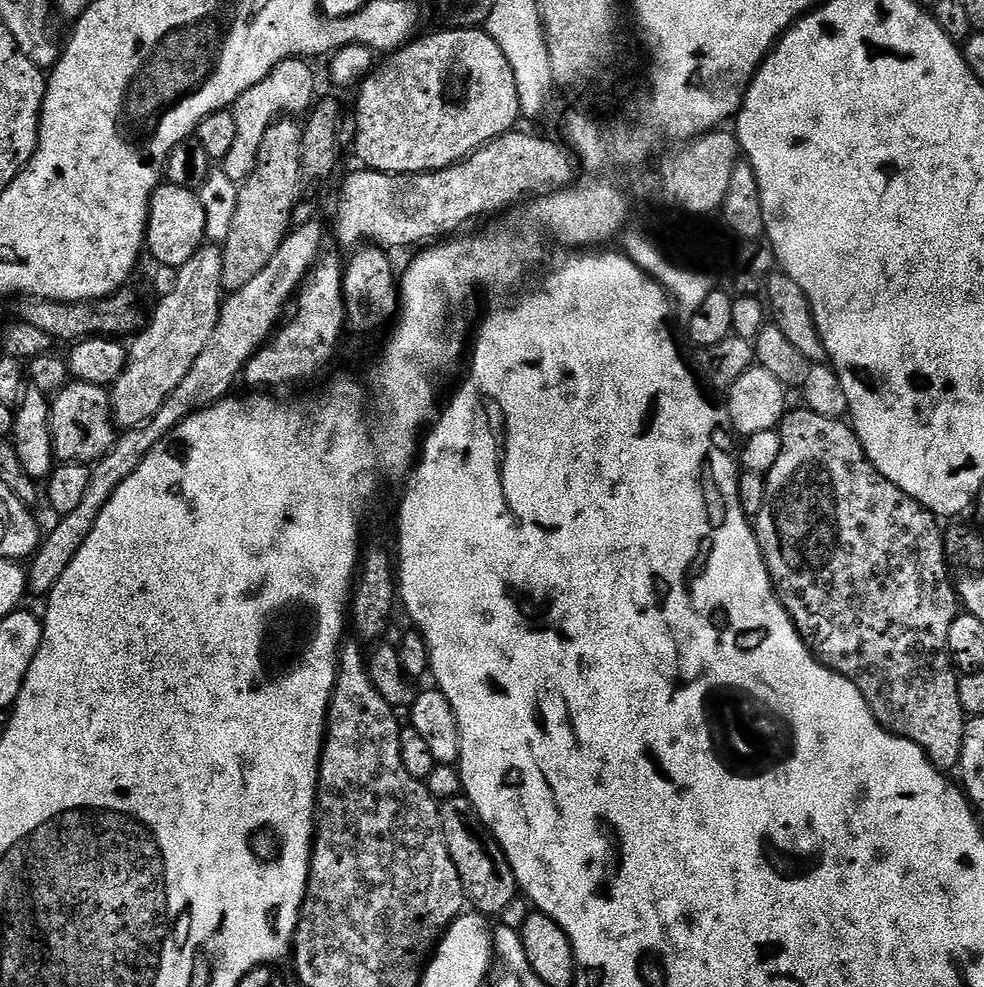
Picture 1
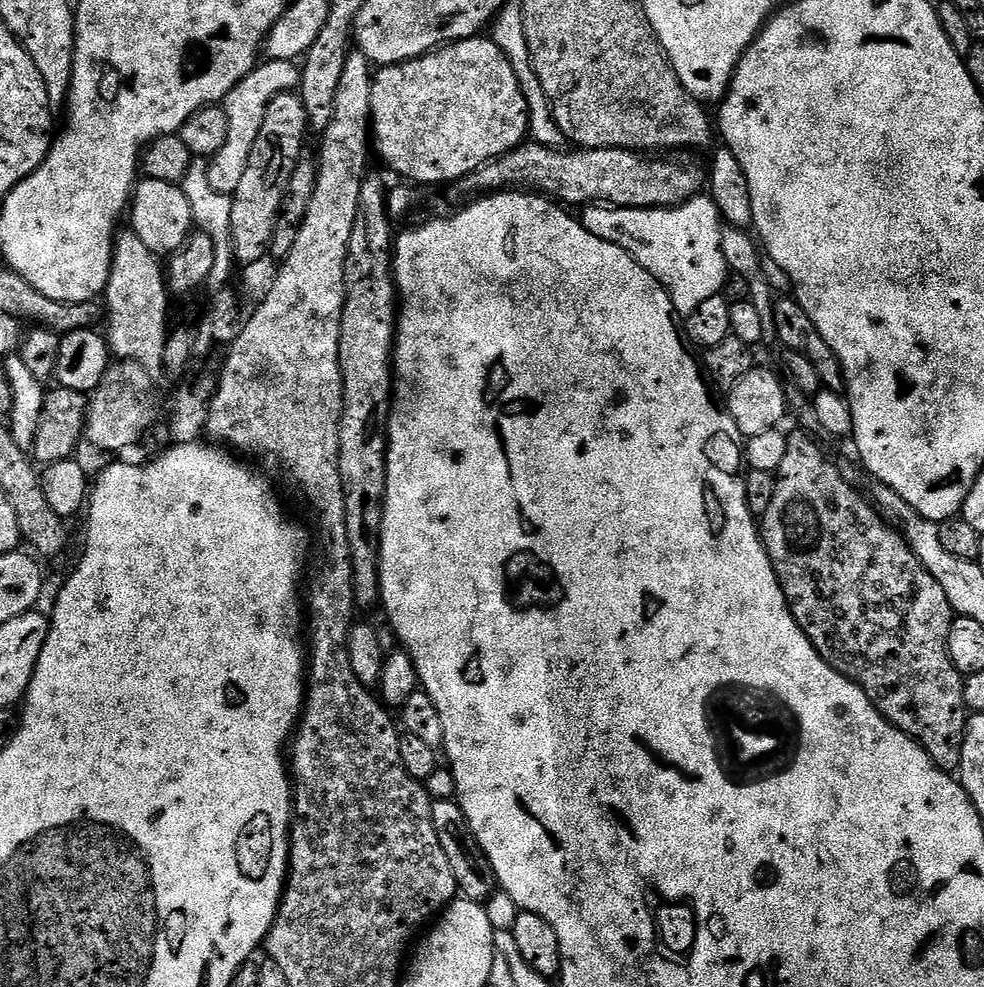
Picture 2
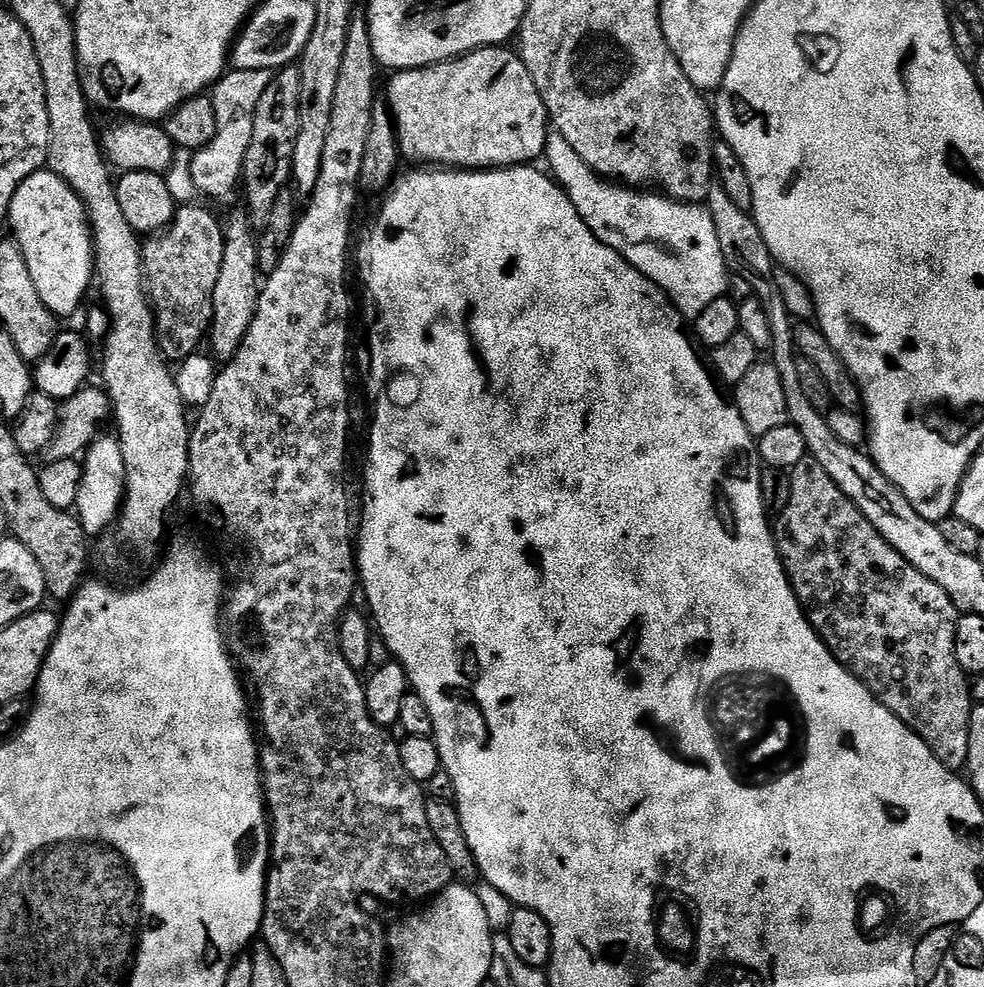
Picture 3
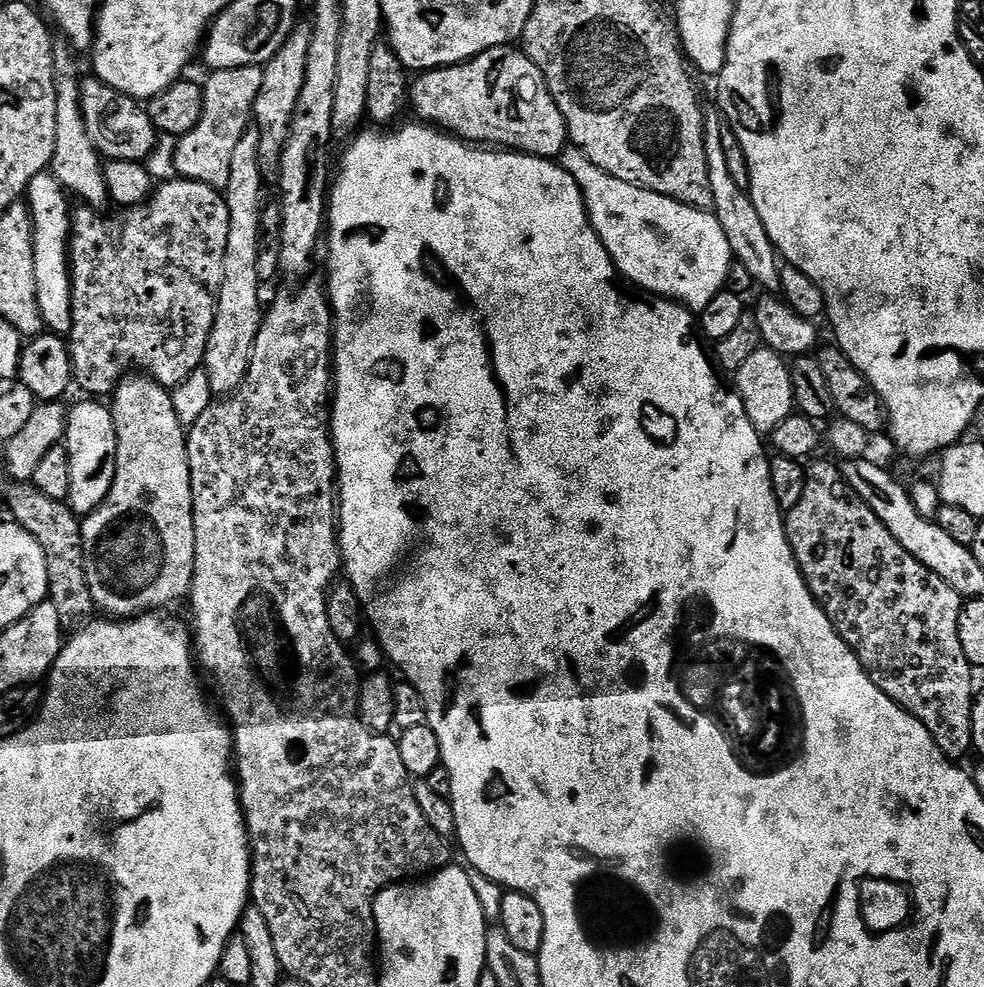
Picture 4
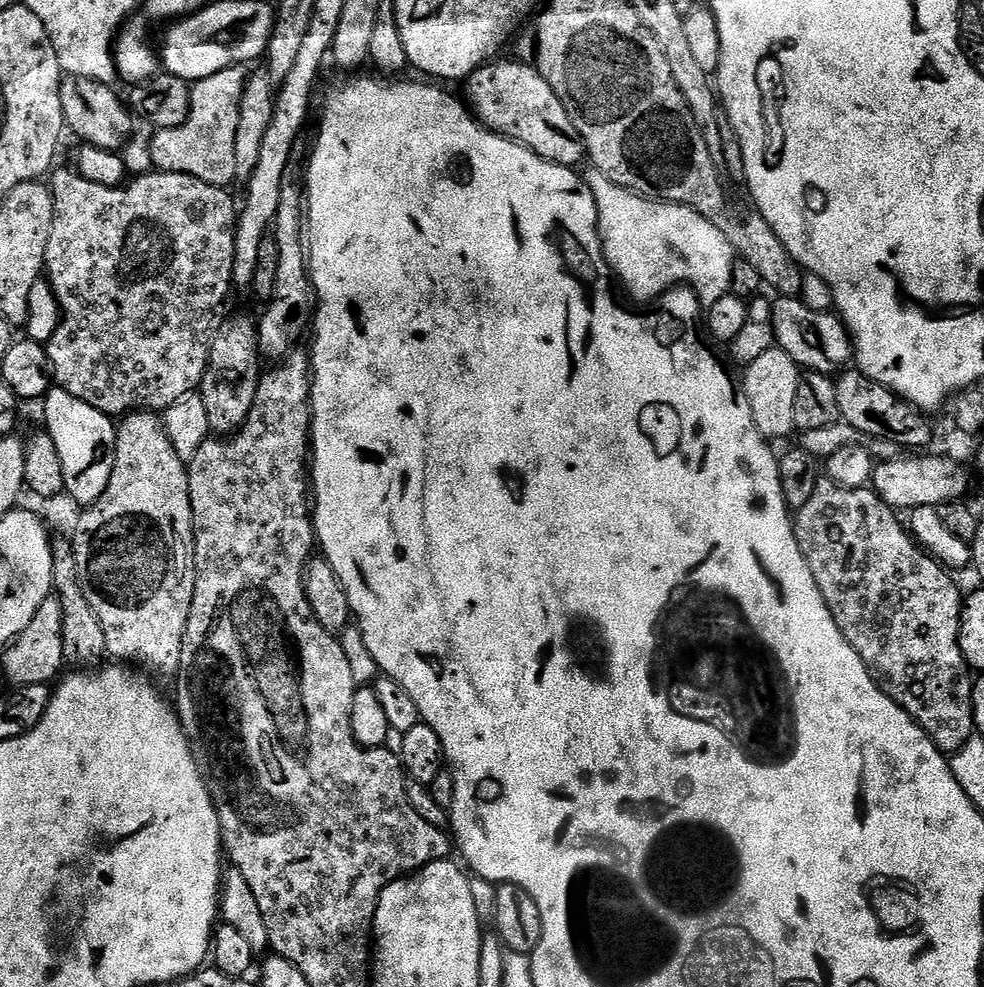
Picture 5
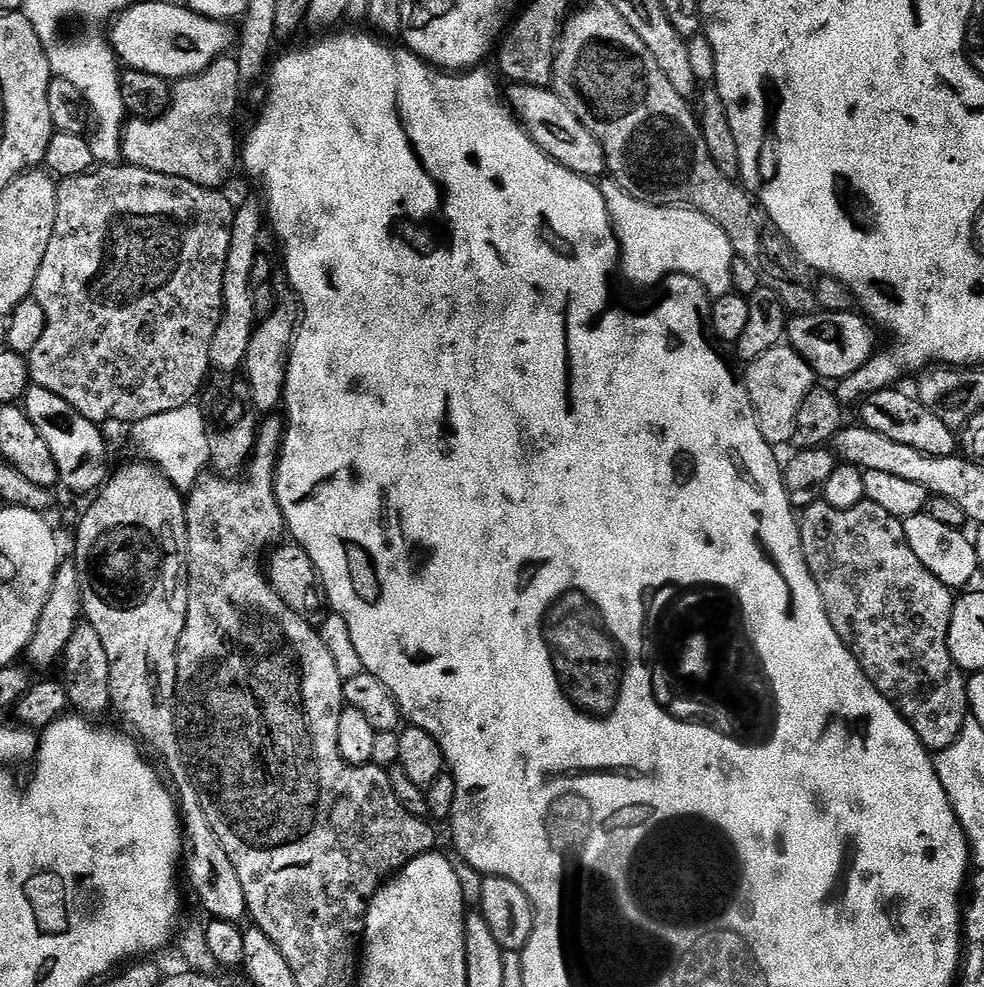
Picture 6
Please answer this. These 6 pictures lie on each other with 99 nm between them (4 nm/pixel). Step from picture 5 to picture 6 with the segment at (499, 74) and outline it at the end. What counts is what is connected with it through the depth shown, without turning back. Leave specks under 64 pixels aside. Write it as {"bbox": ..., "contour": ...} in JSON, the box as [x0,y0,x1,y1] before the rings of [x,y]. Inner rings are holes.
{"bbox":[506,84,608,178],"contour":[[[512,84],[507,89],[506,100],[515,117],[520,121],[529,138],[552,160],[558,161],[579,176],[600,178],[607,173],[608,163],[604,157],[602,146],[586,126],[570,110],[570,106],[551,87],[535,88],[529,84]]]}

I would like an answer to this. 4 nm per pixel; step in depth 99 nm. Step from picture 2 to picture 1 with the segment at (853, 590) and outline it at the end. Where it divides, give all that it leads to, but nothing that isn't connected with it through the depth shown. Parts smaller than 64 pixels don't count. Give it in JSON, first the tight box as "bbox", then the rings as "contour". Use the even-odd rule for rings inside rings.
{"bbox":[754,406,966,773],"contour":[[[803,406],[797,408],[797,412],[789,411],[778,425],[782,438],[782,454],[778,454],[778,462],[770,466],[768,475],[764,478],[766,494],[762,498],[762,508],[754,518],[756,541],[760,553],[764,556],[764,565],[768,568],[776,597],[780,599],[780,604],[792,620],[797,634],[804,639],[805,646],[812,651],[813,656],[830,671],[844,676],[850,682],[854,682],[854,686],[858,686],[876,721],[888,732],[918,745],[939,772],[951,773],[951,768],[953,771],[960,762],[966,713],[960,701],[958,673],[952,667],[952,659],[948,657],[950,626],[958,615],[958,592],[954,584],[948,581],[950,565],[944,558],[944,533],[941,521],[914,498],[910,498],[910,494],[894,486],[894,482],[890,482],[876,470],[869,462],[860,439],[843,419],[822,418],[822,414],[814,414]]]}

